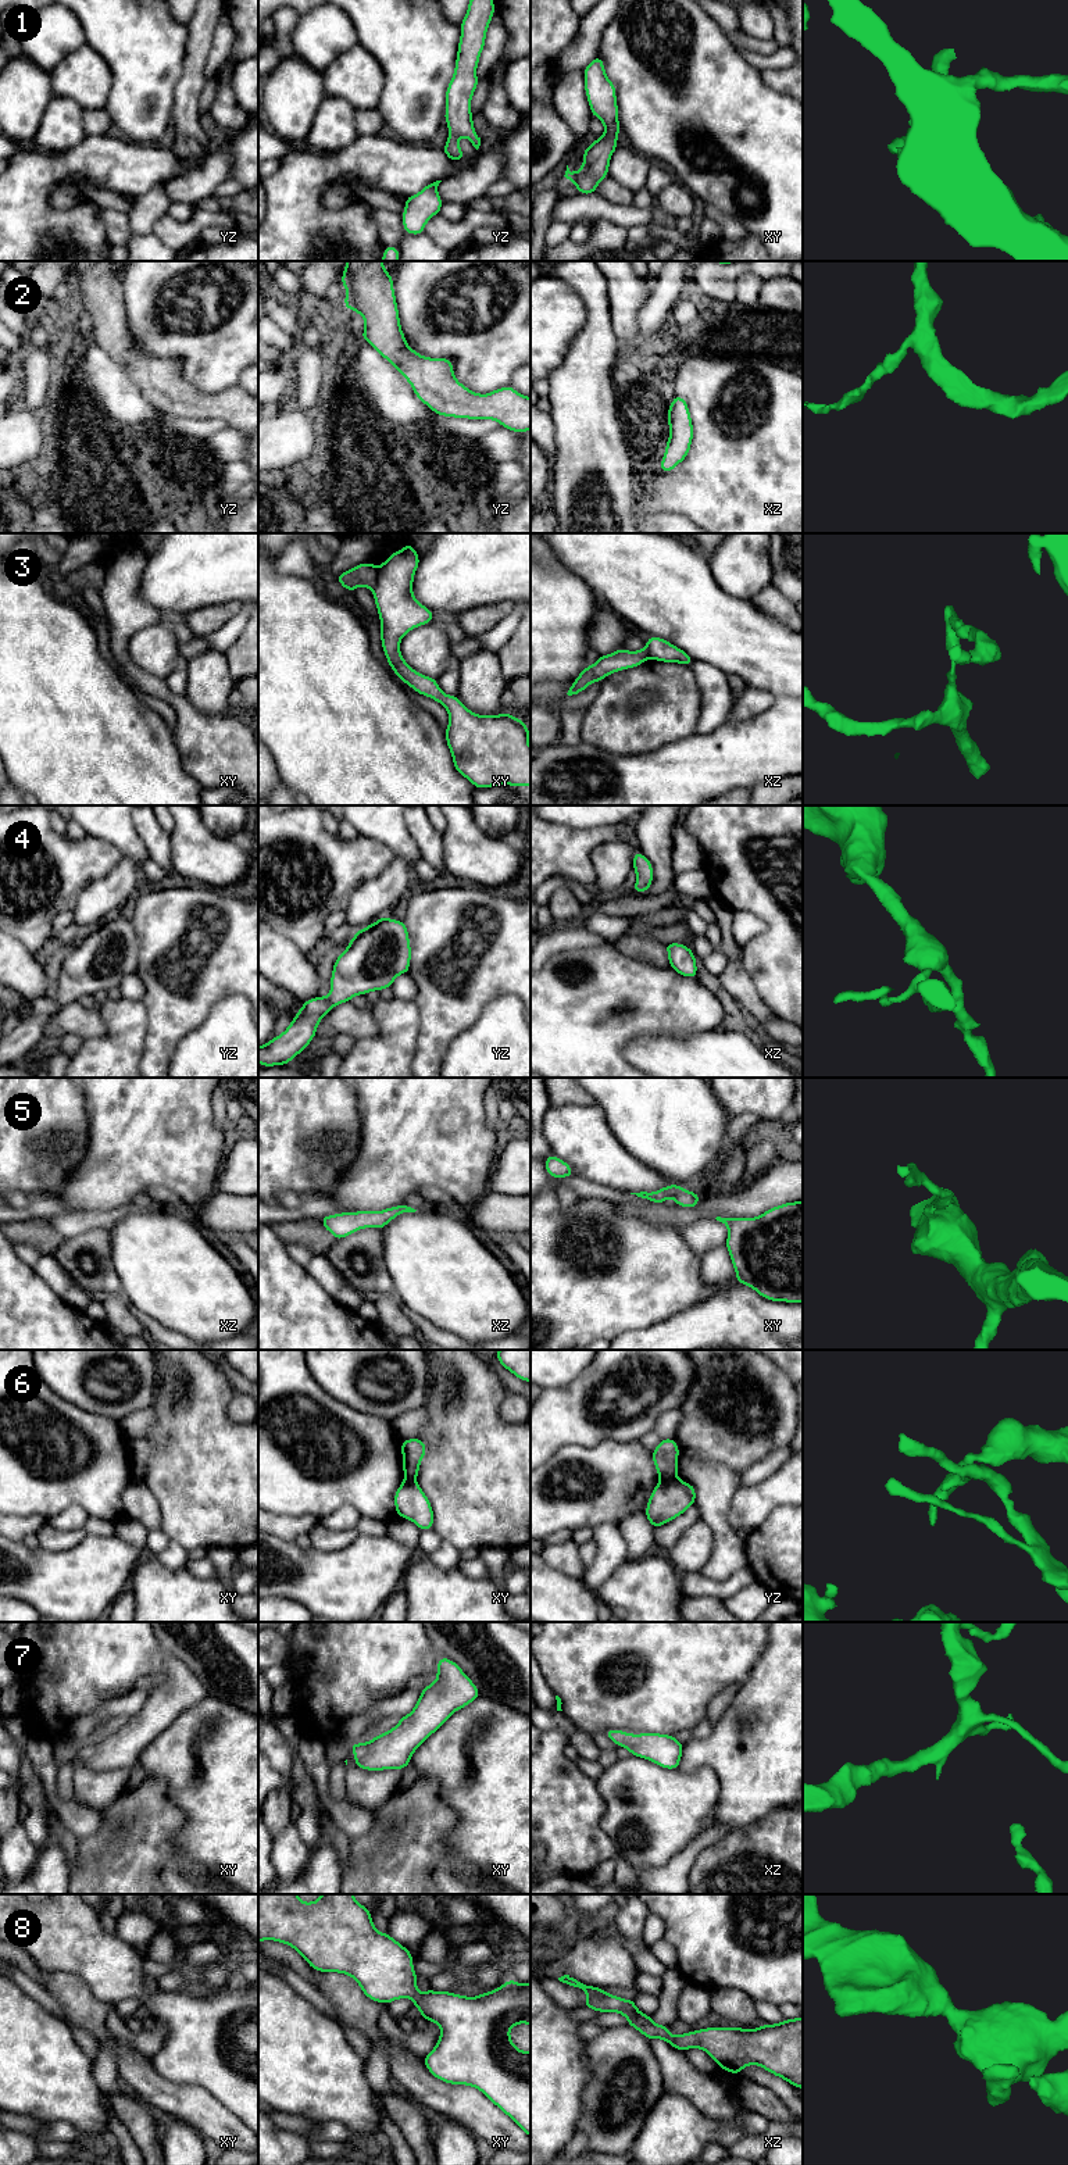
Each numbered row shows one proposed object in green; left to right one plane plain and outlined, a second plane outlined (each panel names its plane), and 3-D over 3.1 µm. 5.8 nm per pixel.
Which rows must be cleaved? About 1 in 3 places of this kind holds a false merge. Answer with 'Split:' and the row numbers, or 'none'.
Split: 3, 6

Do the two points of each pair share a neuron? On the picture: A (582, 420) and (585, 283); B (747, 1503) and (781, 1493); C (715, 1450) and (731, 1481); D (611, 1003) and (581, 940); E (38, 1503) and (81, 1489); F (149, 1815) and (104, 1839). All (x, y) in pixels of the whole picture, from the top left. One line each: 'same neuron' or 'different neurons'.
A: same neuron
B: same neuron
C: different neurons
D: different neurons
E: same neuron
F: different neurons

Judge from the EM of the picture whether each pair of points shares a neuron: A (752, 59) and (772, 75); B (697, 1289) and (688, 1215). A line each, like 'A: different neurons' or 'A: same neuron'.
A: different neurons
B: different neurons

